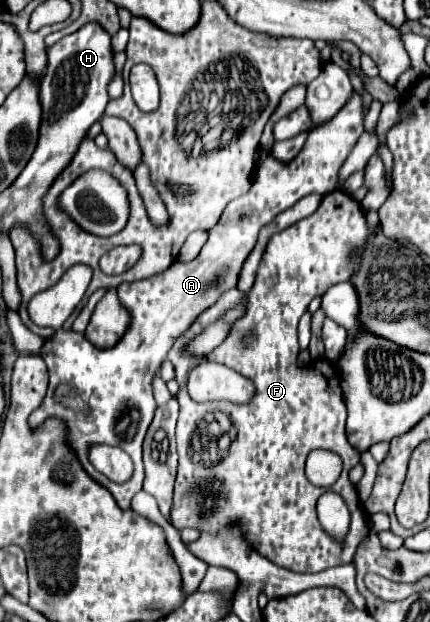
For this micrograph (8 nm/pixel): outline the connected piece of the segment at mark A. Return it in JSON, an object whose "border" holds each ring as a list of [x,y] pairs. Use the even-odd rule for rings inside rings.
{"border":[[[355,94],[335,118],[309,132],[303,150],[291,164],[281,163],[268,154],[259,166],[257,182],[245,196],[227,204],[221,220],[209,230],[209,240],[195,260],[187,264],[175,262],[161,274],[141,282],[121,284],[117,288],[121,302],[131,310],[131,326],[117,346],[99,350],[91,346],[85,334],[63,328],[43,342],[39,356],[49,368],[49,390],[43,404],[31,412],[29,426],[37,428],[51,416],[61,418],[69,428],[71,446],[75,448],[81,466],[115,496],[123,510],[131,510],[131,498],[143,488],[141,444],[157,408],[151,380],[167,358],[169,348],[203,310],[215,304],[221,292],[237,286],[241,266],[253,250],[259,230],[271,222],[275,214],[291,208],[299,198],[311,192],[325,196],[337,190],[335,178],[339,176],[339,166],[343,166],[361,134],[363,106],[361,98]],[[93,444],[123,448],[135,464],[133,476],[127,482],[117,484],[99,474],[87,458],[87,450]]]}

